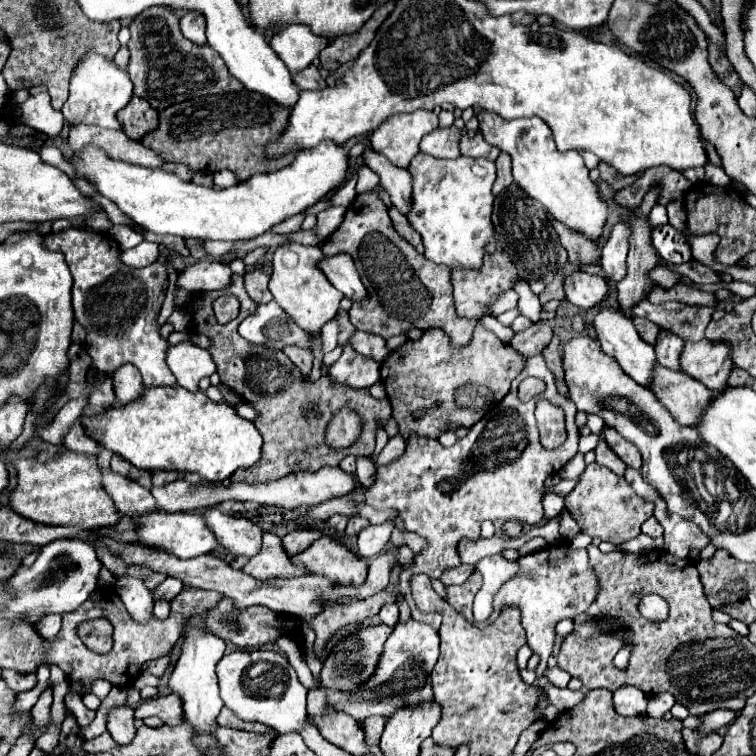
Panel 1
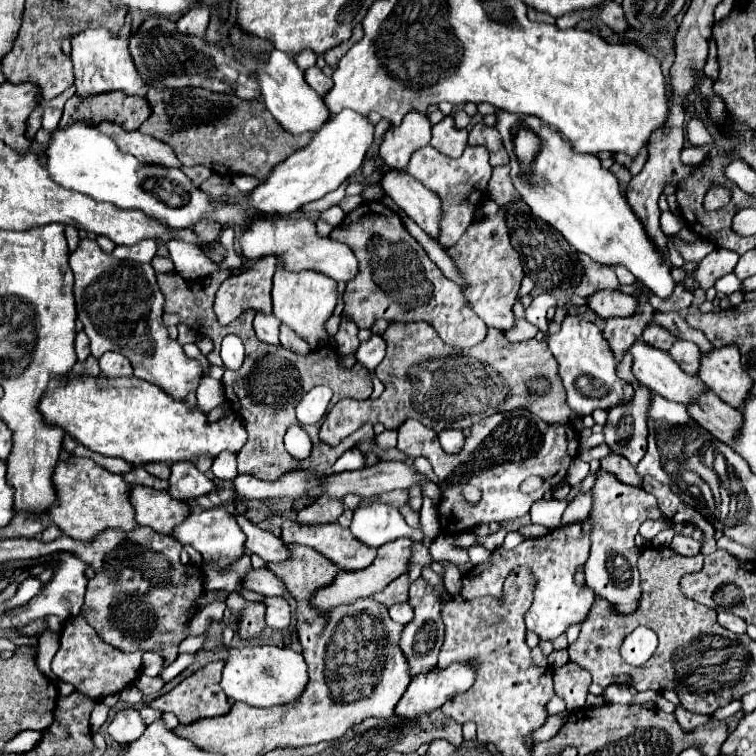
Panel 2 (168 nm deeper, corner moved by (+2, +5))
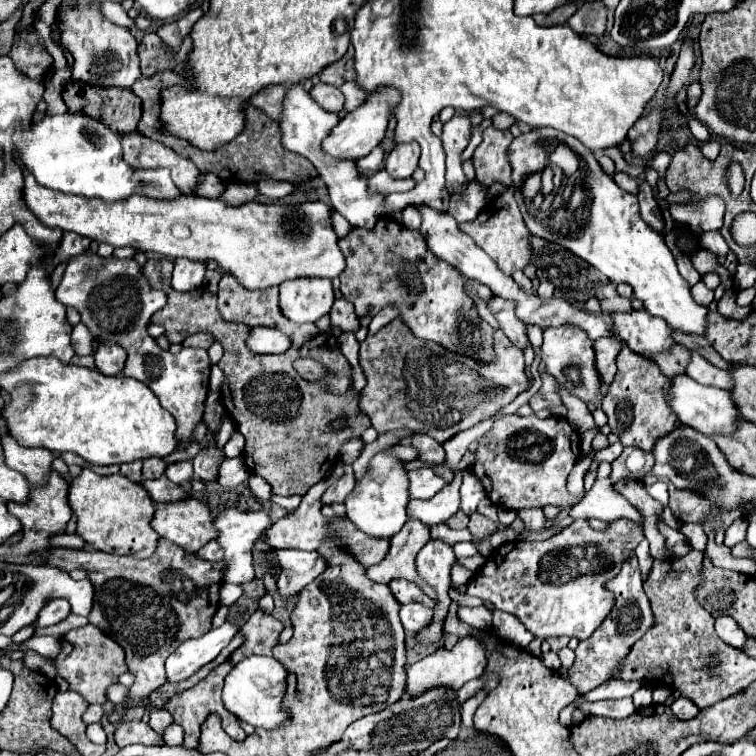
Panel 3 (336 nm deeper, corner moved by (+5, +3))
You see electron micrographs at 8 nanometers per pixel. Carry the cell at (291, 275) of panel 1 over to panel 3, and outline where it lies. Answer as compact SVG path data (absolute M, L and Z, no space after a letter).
M329 279L285 281L279 291L281 311L293 323L315 323L329 313L335 299Z

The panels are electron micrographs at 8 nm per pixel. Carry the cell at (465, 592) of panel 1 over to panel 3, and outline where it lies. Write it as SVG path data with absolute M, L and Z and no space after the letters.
M585 519L573 521L567 529L553 535L547 541L541 543L529 543L529 541L511 541L503 547L495 549L487 565L475 575L475 579L469 581L467 593L473 597L479 597L483 601L493 603L497 609L507 611L515 615L535 637L577 637L587 639L611 613L615 605L615 595L605 589L605 583L617 577L621 563L625 563L631 553L635 553L635 547L643 541L643 529L639 523L629 519L619 519L609 525L607 531L595 531L587 525Z

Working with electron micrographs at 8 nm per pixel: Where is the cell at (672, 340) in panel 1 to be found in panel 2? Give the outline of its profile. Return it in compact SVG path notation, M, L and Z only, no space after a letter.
M676 341L670 349L668 349L670 357L680 365L680 369L684 373L690 373L690 375L696 375L698 371L698 347L690 341Z

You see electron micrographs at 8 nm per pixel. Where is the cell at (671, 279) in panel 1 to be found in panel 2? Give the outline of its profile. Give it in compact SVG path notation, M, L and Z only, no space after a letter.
M716 247L710 255L706 255L702 261L696 263L696 269L694 269L692 277L698 283L698 287L702 287L706 291L706 289L710 289L714 285L714 281L718 277L734 271L738 257L740 255L730 251L730 249Z

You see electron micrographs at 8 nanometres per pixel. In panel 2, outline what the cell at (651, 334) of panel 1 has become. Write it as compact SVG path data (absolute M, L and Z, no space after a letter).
M646 325L646 329L642 331L642 339L662 351L668 351L672 347L672 343L676 341L676 337L670 335L670 331L666 331L660 325Z

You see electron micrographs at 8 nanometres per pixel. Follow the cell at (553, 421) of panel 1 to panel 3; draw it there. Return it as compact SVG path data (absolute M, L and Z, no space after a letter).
M395 319L379 333L369 335L361 343L359 361L367 375L367 385L361 393L359 409L363 409L363 413L371 419L371 425L377 429L377 433L387 433L405 427L413 433L423 433L435 437L435 441L439 443L445 443L455 433L465 431L477 425L479 421L493 417L503 405L511 403L519 393L523 393L531 385L531 379L525 373L523 351L515 349L515 345L507 341L507 335L503 331L495 331L495 353L495 361L491 361L489 365L481 365L463 355L451 353L437 343L417 339L403 321Z

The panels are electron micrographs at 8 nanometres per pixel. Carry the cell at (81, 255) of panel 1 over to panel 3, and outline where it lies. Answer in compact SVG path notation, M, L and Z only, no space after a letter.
M85 251L83 255L77 255L69 261L63 281L55 291L55 297L65 307L75 307L81 313L81 323L91 329L99 343L115 341L127 351L123 373L151 387L161 405L177 421L175 437L179 439L179 447L189 447L197 425L203 421L211 363L207 349L183 347L181 353L173 355L169 351L161 351L155 339L147 335L151 315L163 309L167 303L165 291L149 287L135 259L103 259L95 253Z

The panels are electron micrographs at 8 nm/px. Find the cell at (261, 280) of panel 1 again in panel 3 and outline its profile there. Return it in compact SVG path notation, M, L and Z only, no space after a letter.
M225 273L219 281L219 313L225 321L245 323L249 327L265 325L267 321L289 321L279 311L277 287L251 293L229 273Z

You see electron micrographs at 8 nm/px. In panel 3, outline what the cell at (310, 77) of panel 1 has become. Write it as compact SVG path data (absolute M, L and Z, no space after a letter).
M319 83L311 89L311 97L315 103L319 103L325 111L333 111L333 113L341 113L343 111L343 103L345 103L345 97L341 93L341 89L333 87L333 85L325 85L325 83Z

